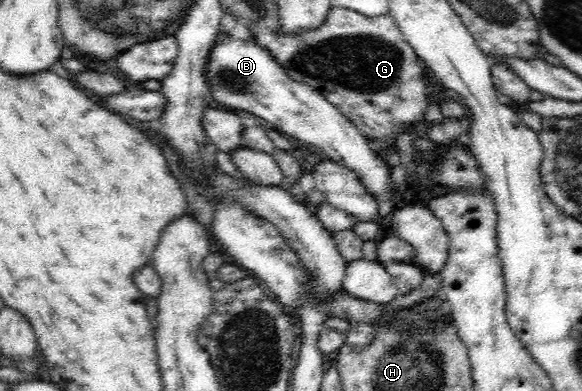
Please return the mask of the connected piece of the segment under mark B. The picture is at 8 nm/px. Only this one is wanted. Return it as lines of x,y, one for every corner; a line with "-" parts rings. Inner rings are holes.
220,31
216,36
214,47
210,48
208,62
206,62
206,83
210,87
210,92
214,102
218,102
220,108
226,110
244,110
250,112
262,120
266,120
272,129
288,132
288,136
296,138
301,142
308,142
314,146
320,146
323,154
328,154
332,161
338,164
348,166
360,179
360,183
366,187
366,191
370,195
388,196
392,192
388,192
390,186
391,168
388,168
368,146
366,136
363,135
354,126
354,123
342,115
340,111
332,103
328,102
322,95
316,92
312,87
304,85
302,82
292,80
277,63
277,60
271,56
271,52
267,47
259,45
256,40
242,40
235,31
225,33

